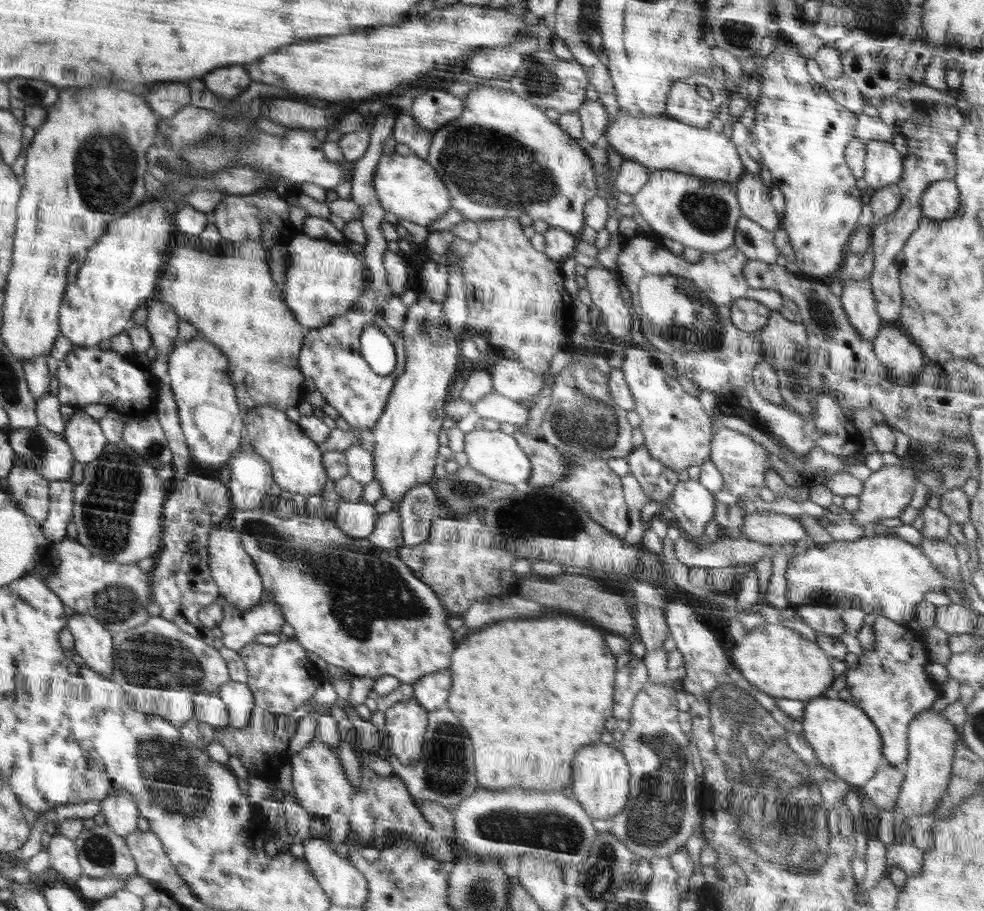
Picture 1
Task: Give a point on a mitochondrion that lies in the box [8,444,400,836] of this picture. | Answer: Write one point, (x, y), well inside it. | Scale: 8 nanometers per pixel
(108, 503)

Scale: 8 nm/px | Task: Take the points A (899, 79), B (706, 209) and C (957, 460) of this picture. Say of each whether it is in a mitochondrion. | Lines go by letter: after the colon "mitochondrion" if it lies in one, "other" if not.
A: other
B: mitochondrion
C: mitochondrion

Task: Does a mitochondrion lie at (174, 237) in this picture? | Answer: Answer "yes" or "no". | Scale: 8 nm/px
no

